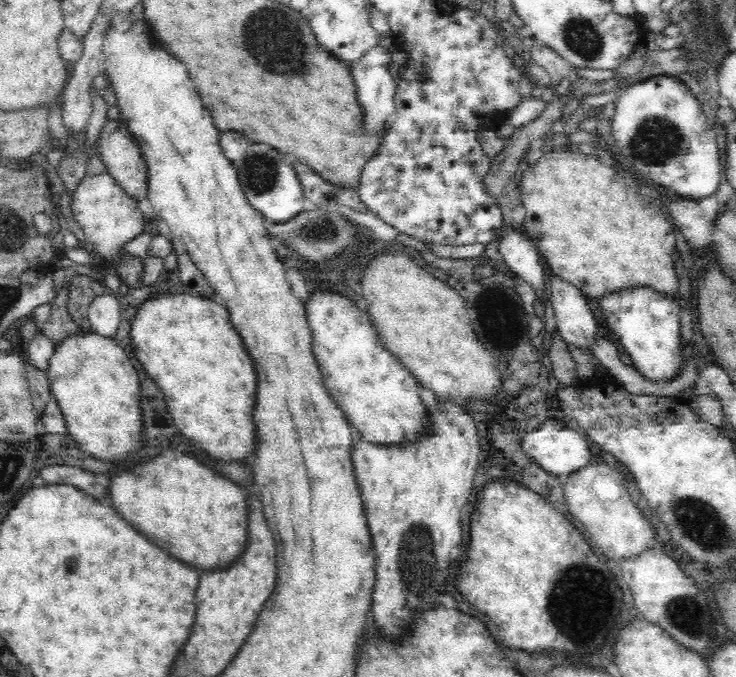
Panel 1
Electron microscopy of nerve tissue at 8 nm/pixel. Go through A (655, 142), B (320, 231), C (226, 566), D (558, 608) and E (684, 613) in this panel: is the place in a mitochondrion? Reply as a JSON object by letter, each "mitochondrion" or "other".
{"A":"mitochondrion","B":"mitochondrion","C":"other","D":"mitochondrion","E":"mitochondrion"}

